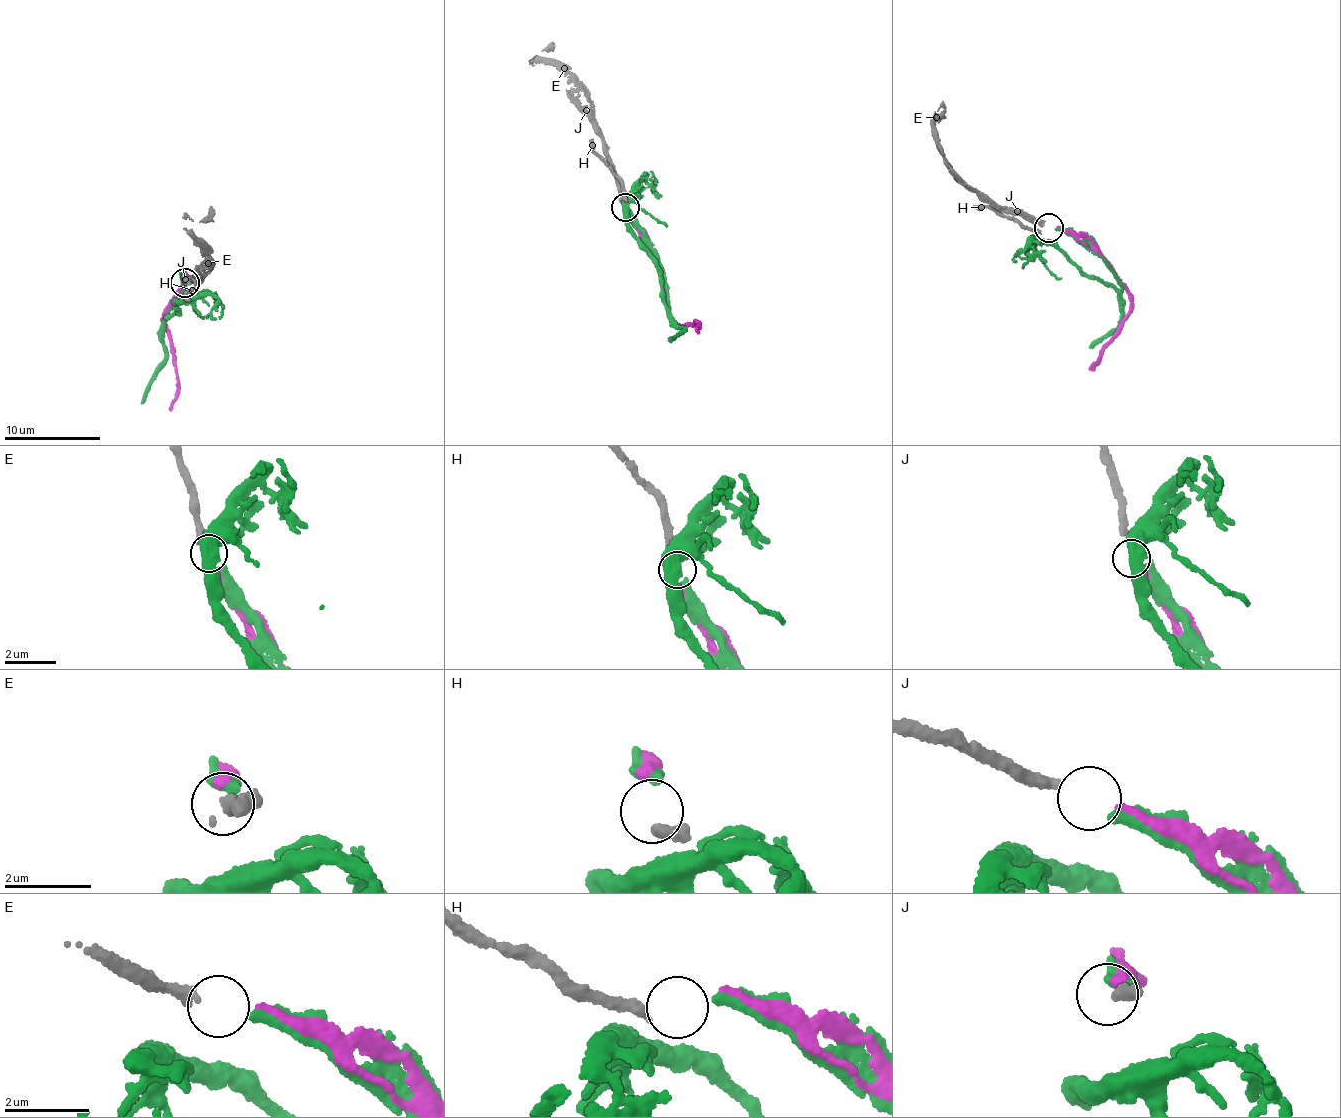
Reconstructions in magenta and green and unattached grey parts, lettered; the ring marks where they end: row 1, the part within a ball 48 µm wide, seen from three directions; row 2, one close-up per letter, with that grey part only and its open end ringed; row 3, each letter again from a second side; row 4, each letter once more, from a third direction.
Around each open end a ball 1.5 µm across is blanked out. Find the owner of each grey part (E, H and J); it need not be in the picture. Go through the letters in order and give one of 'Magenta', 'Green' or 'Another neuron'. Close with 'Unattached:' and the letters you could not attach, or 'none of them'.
E: Green
H: Another neuron
J: Magenta
Unattached: H

